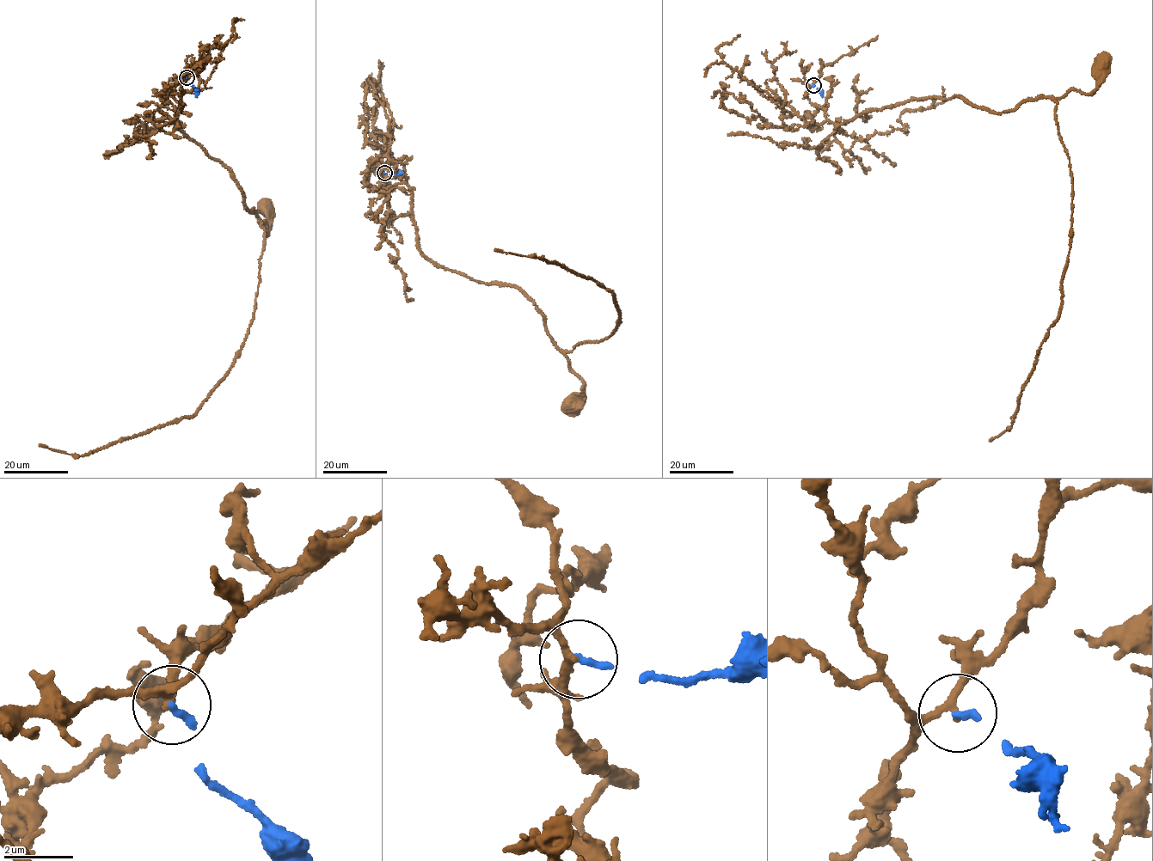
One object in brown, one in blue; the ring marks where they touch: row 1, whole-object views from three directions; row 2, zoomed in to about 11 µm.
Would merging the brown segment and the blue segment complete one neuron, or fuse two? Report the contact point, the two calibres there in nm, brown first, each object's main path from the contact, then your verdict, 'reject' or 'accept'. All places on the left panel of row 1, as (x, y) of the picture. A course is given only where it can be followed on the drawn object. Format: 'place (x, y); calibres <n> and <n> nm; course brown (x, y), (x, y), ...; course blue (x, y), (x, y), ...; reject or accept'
place (187, 77); calibres 190 and 200 nm; course brown (187, 77), (168, 81), (178, 102), (180, 124), (174, 128), (226, 166), (266, 235), (264, 207); course blue (187, 77), (197, 97); reject

